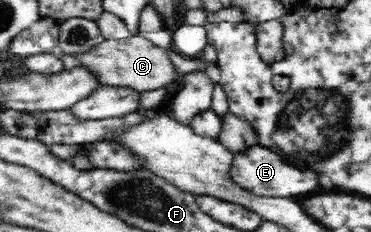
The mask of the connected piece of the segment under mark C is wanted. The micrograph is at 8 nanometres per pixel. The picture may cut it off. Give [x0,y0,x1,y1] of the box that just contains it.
[74,34,182,91]

